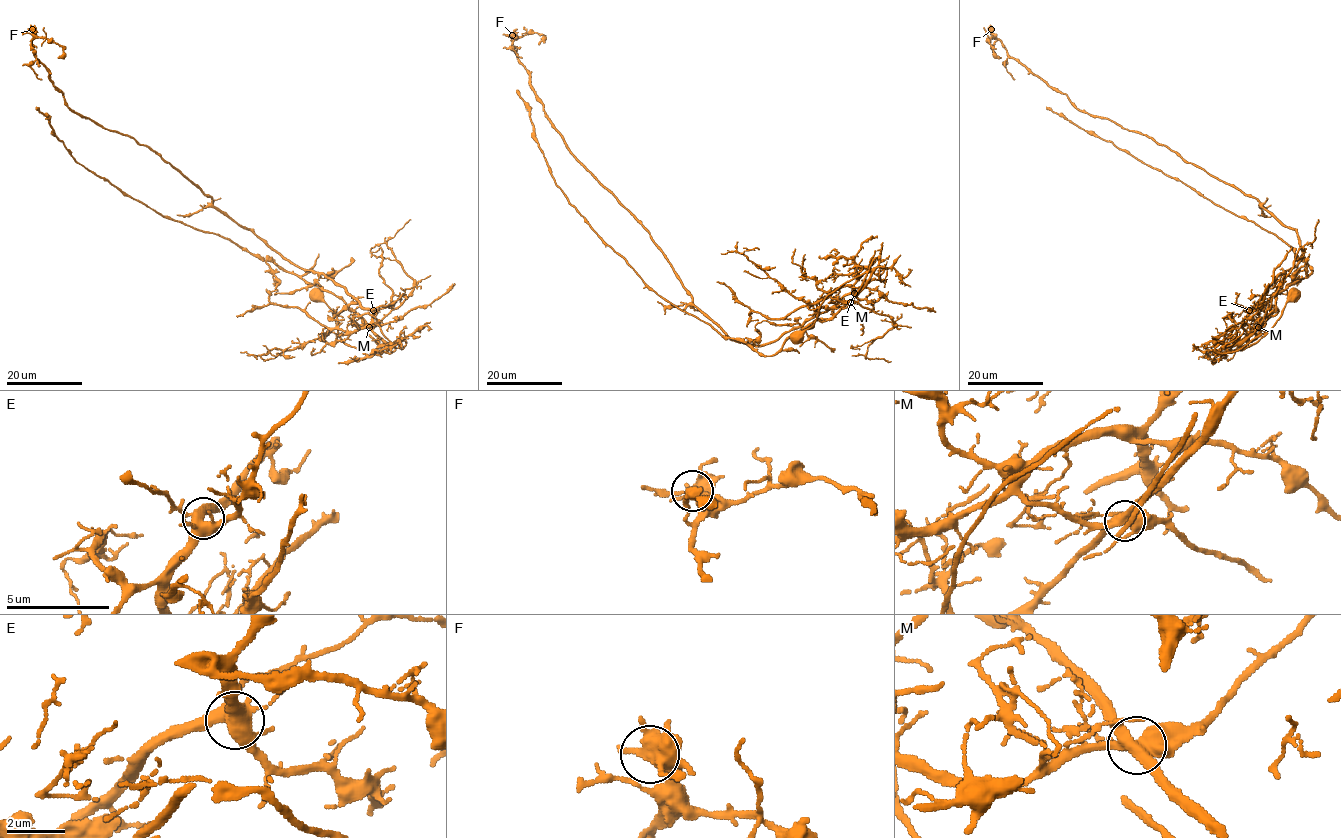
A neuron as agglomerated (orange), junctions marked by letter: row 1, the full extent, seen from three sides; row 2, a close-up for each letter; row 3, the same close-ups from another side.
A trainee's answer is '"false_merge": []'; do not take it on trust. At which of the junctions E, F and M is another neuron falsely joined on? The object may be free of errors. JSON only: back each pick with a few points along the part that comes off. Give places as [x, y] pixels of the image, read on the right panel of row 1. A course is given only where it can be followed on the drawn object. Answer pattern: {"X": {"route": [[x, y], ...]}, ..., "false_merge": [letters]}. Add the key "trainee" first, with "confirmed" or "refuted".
{"trainee": "refuted", "M": {"route": [[1258, 326], [1243, 322], [1274, 279], [1300, 259], [1297, 231], [1151, 137], [1080, 111], [992, 37], [1001, 58]]}, "false_merge": ["M"]}

